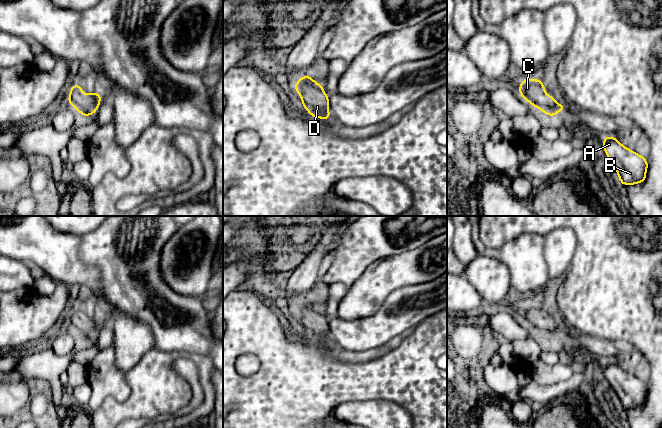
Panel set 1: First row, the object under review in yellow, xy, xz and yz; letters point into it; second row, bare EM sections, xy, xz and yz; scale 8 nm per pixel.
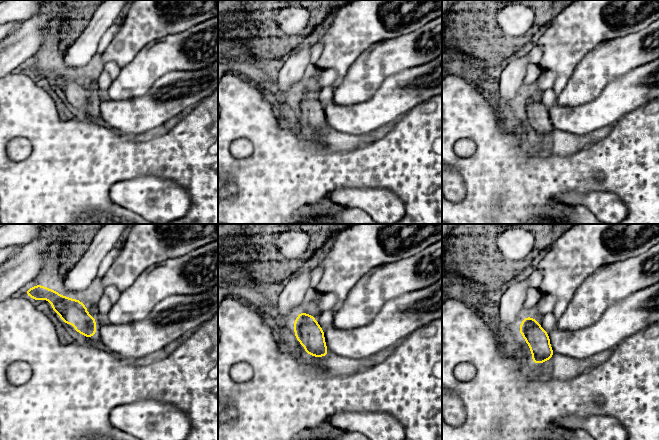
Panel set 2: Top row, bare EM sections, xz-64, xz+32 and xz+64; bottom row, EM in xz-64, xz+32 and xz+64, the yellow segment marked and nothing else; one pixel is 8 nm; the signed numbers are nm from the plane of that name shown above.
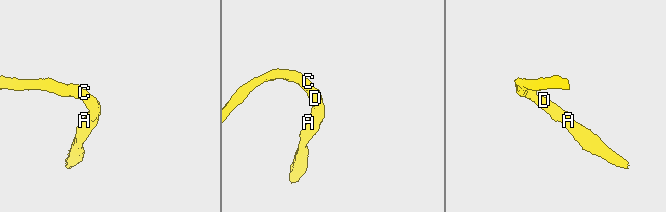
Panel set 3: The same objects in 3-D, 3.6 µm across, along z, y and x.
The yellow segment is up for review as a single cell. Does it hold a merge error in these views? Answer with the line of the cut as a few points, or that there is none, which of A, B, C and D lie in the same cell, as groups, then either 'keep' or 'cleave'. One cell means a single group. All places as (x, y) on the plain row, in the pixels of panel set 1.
no cut | A B C D | keep

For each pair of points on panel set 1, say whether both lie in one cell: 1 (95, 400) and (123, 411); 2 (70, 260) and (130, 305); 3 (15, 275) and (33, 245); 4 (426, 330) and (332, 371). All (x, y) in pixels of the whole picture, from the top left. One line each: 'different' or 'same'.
1: different
2: different
3: different
4: same

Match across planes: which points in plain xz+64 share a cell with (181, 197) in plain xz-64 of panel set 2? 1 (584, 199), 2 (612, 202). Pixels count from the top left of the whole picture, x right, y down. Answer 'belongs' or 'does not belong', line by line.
1: belongs
2: belongs

